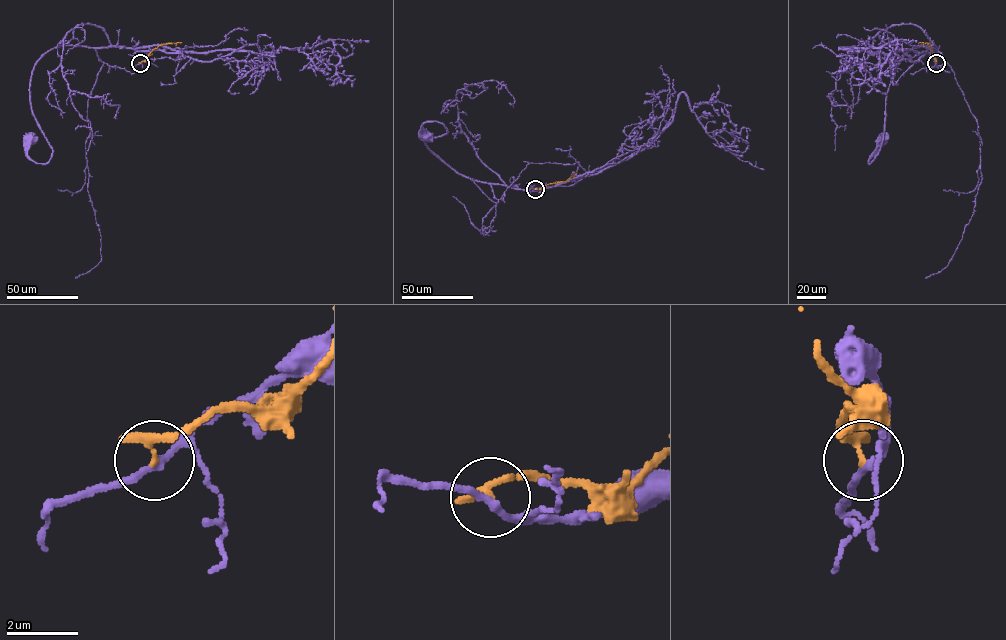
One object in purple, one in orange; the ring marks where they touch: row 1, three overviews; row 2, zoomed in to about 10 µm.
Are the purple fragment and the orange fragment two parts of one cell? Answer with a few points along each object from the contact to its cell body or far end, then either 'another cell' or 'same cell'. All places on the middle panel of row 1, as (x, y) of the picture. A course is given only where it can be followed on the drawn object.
purple via (535, 189), (546, 187), (524, 190), (457, 173), (425, 142), (447, 132), (446, 128), (425, 121), (425, 134) | orange via (535, 189), (566, 181), (577, 171) | another cell

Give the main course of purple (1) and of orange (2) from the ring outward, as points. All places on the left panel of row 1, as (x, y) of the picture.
1: (140, 63), (150, 51), (48, 50), (30, 86), (32, 114), (52, 151), (47, 162), (28, 156), (30, 139)
2: (140, 63), (161, 44), (182, 43)

